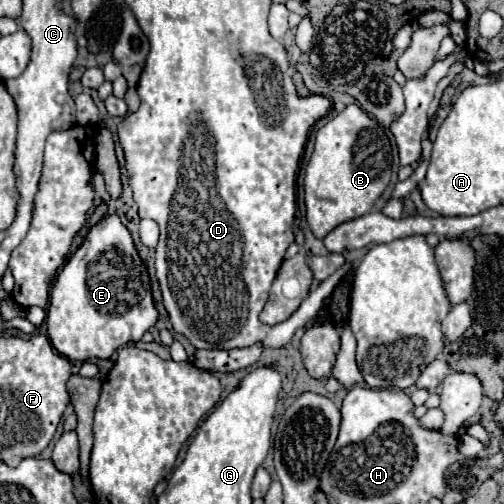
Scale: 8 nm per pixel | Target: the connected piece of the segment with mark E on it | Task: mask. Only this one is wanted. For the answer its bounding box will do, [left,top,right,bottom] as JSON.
[46,214,158,360]

